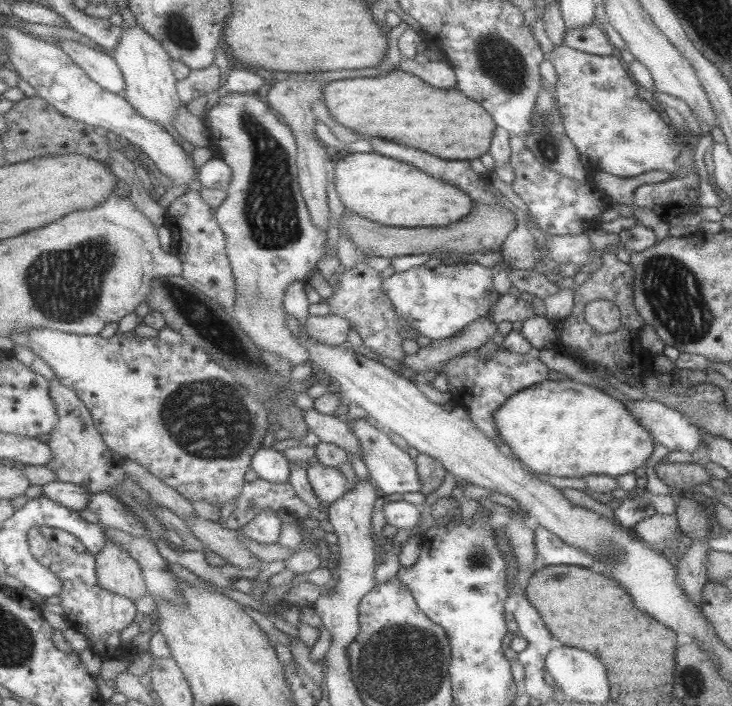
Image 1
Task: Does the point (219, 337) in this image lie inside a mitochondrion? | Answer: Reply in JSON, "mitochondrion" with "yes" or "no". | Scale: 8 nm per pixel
{"mitochondrion":"yes"}

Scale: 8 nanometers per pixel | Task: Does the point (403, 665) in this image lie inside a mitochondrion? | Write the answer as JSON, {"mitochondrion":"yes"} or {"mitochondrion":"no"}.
{"mitochondrion":"yes"}

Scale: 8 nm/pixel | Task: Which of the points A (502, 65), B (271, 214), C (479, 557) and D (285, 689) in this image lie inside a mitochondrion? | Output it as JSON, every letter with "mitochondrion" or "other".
{"A":"mitochondrion","B":"mitochondrion","C":"mitochondrion","D":"other"}

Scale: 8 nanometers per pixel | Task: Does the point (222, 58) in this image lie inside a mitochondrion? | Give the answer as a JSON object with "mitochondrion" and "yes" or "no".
{"mitochondrion":"no"}

